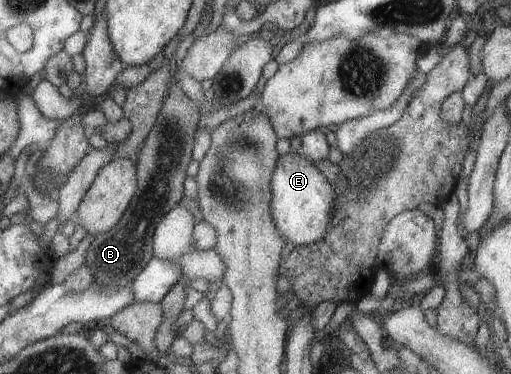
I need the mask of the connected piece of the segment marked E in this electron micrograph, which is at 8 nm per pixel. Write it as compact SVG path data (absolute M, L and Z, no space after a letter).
M292 150L278 156L269 186L271 218L280 236L294 245L310 245L323 238L333 209L333 186L310 161Z

